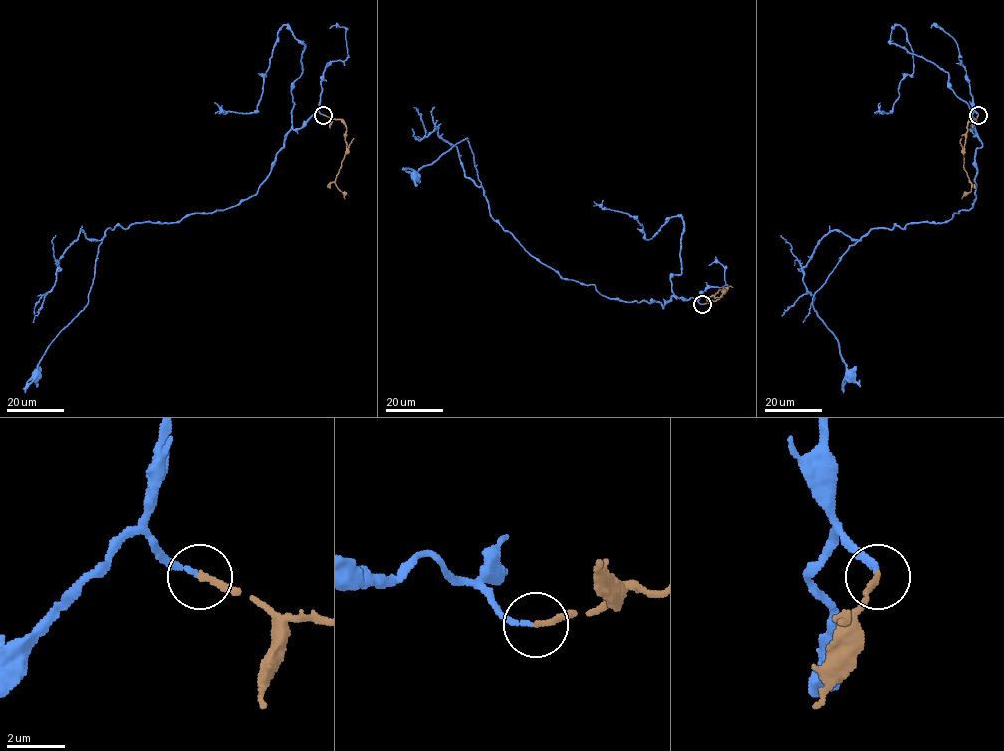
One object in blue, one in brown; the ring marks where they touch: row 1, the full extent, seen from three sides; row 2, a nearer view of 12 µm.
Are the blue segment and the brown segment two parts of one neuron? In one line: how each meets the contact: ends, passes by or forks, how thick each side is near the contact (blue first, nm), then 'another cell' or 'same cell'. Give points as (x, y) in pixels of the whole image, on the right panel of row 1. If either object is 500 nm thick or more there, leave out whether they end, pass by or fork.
blue ends | brown ends | 160/220 nm | same cell

